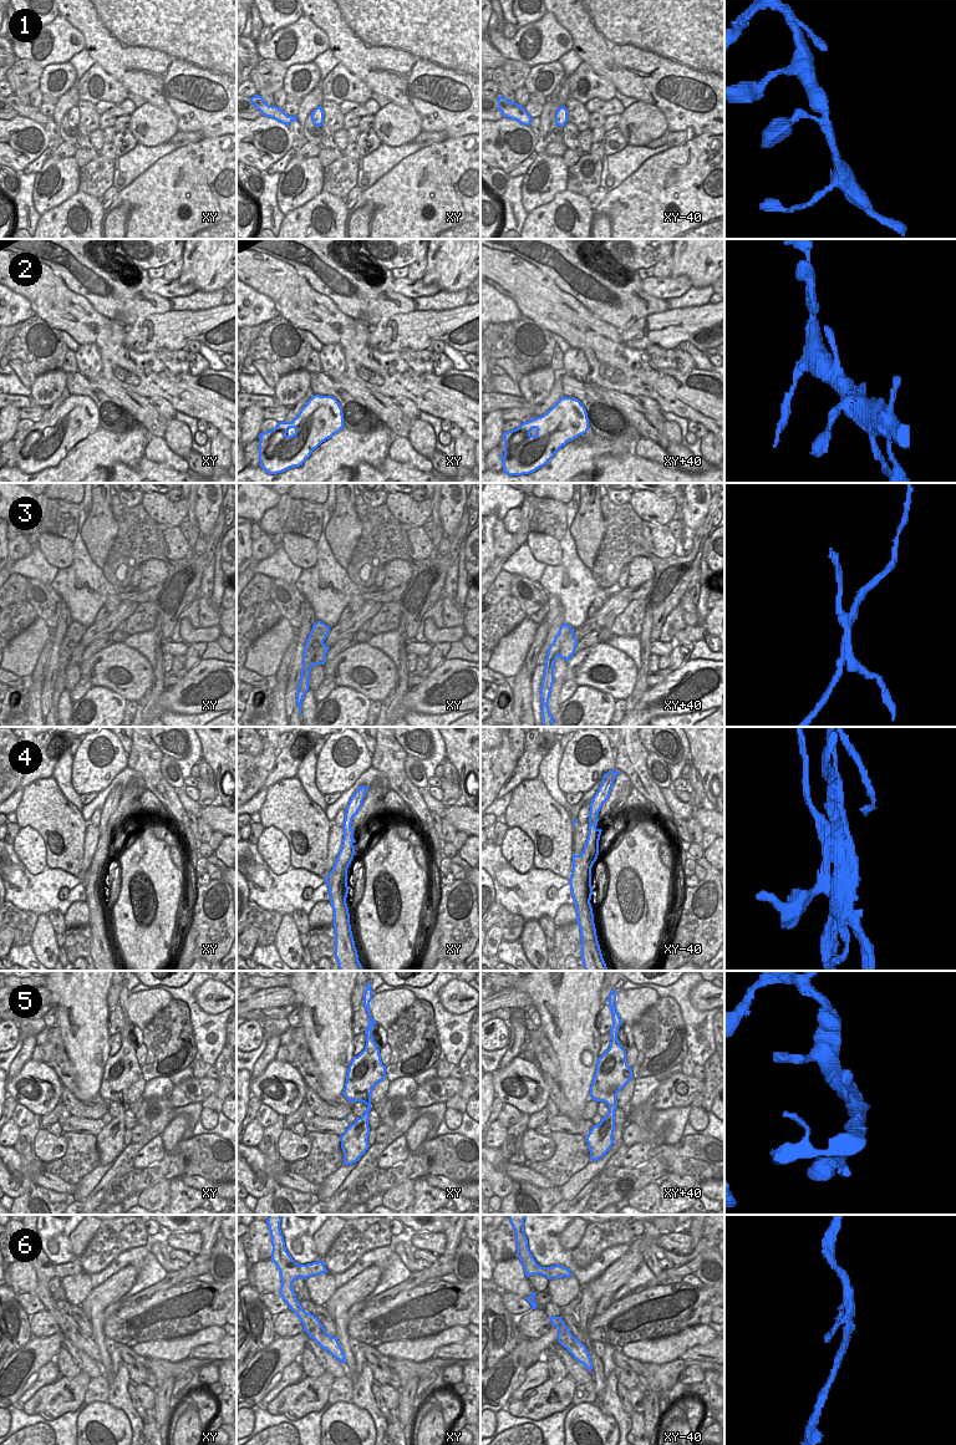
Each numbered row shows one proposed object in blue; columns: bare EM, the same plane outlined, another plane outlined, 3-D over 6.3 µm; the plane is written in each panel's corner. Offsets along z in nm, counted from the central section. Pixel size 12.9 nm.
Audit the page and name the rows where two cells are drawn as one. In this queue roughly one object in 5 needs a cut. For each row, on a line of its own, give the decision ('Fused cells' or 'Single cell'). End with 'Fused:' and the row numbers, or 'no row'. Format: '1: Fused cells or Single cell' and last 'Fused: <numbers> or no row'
1: Single cell
2: Single cell
3: Fused cells
4: Fused cells
5: Single cell
6: Single cell
Fused: 3, 4

